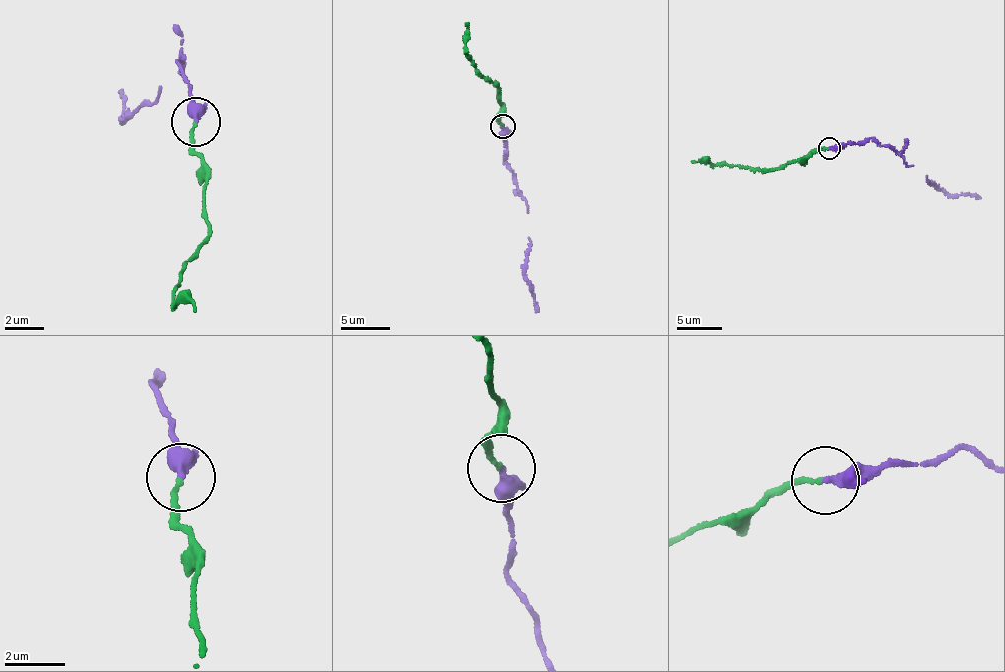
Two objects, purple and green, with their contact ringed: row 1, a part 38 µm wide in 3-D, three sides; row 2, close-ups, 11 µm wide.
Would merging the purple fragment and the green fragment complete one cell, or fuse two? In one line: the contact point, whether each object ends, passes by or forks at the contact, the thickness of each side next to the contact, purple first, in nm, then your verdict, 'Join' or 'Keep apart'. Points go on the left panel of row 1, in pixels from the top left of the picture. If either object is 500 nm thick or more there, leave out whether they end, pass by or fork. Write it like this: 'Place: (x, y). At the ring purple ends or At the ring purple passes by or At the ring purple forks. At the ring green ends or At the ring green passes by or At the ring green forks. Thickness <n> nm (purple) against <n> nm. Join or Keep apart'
Place: (196, 122). At the ring purple passes by. At the ring green ends. Thickness 280 nm (purple) against 160 nm. Join

